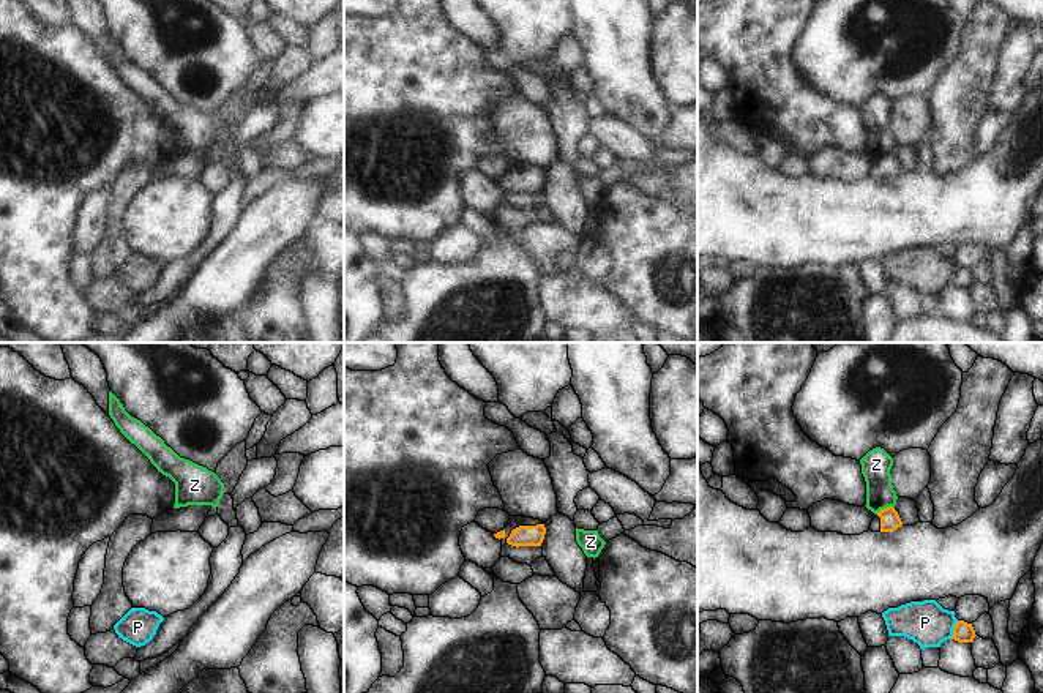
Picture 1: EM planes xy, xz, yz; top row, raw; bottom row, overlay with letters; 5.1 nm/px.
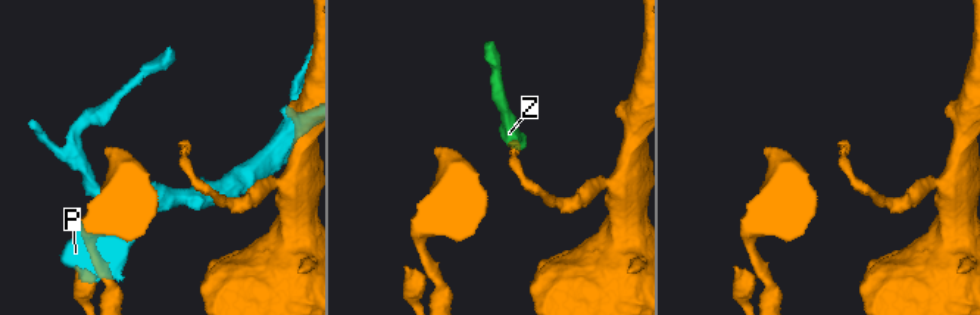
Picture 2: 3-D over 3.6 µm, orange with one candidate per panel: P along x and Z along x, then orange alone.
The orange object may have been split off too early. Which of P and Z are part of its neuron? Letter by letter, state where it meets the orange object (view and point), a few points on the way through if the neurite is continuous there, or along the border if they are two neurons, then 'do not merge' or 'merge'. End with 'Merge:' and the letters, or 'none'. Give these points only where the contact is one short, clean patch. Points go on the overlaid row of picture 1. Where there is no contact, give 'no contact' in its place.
P: contact yz (953, 630); do not merge
Z: contact yz (884, 509); border yz (893, 507), (884, 507), (876, 513); do not merge
Merge: none

